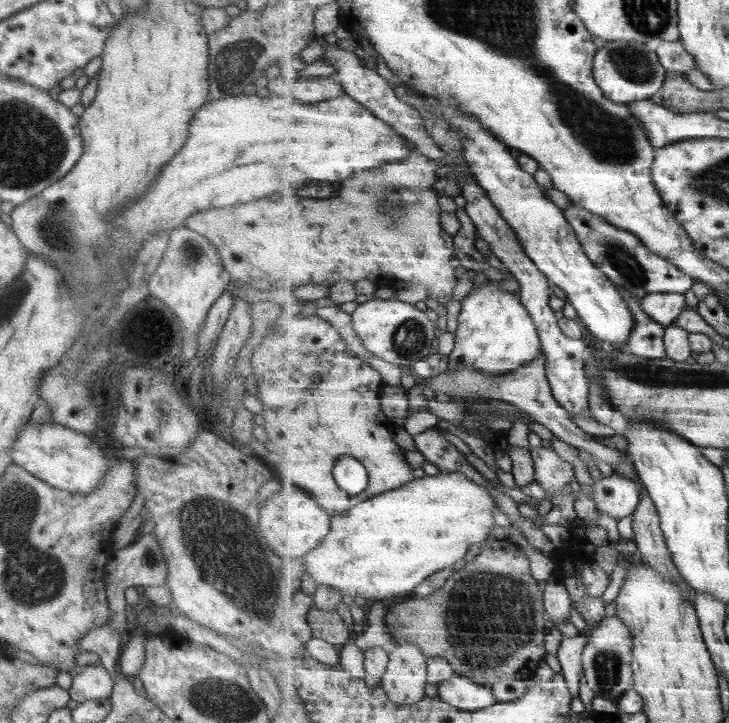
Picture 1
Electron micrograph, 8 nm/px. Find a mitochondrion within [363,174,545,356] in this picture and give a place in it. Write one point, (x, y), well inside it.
(392, 209)

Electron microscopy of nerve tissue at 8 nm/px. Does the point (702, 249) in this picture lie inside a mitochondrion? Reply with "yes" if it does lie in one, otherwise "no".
no

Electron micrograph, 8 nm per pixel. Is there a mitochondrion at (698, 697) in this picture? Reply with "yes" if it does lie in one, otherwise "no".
no

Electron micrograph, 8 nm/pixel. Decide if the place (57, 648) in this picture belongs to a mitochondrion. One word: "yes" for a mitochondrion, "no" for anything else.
no

